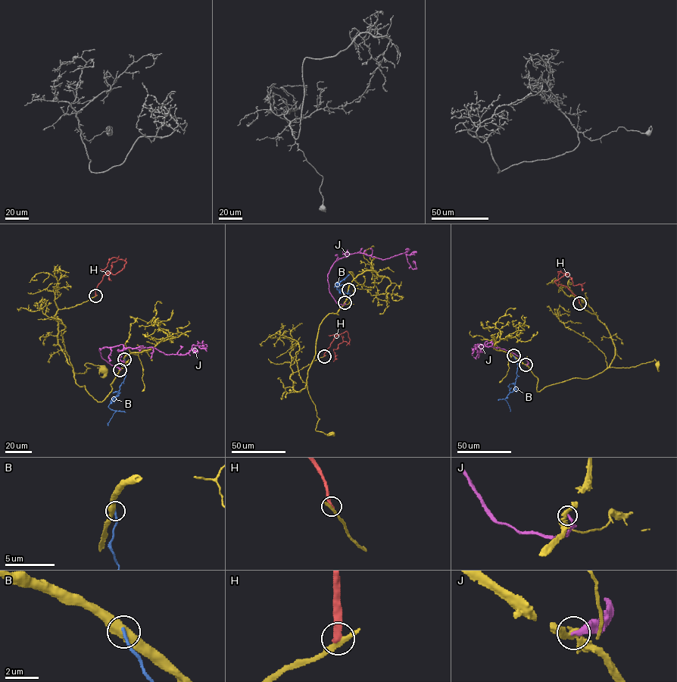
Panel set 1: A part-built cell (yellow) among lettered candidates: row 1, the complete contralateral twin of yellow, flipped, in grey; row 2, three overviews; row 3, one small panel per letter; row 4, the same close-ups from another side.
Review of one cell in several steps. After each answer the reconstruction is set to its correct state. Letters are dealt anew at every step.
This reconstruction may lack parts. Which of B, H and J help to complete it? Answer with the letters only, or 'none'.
none

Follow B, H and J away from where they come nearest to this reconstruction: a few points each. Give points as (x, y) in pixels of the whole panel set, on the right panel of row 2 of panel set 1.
B: (513, 355), (518, 367), (515, 389), (504, 399), (510, 411)
H: (579, 303), (567, 288), (557, 286), (554, 281), (566, 273), (573, 285), (580, 284), (582, 291)
J: (525, 364), (499, 348), (480, 344), (478, 352), (477, 344), (492, 345), (487, 340)

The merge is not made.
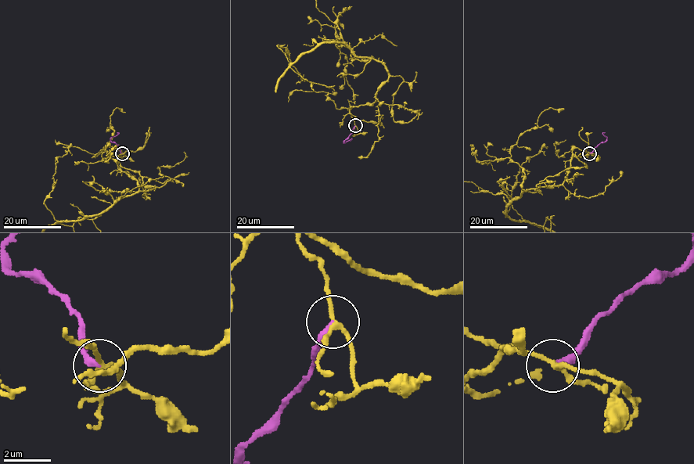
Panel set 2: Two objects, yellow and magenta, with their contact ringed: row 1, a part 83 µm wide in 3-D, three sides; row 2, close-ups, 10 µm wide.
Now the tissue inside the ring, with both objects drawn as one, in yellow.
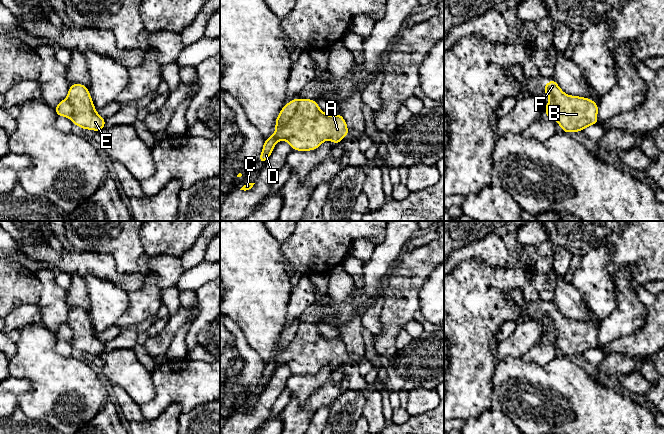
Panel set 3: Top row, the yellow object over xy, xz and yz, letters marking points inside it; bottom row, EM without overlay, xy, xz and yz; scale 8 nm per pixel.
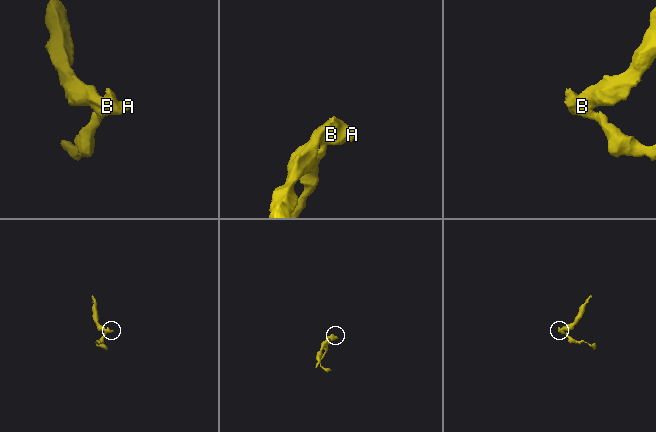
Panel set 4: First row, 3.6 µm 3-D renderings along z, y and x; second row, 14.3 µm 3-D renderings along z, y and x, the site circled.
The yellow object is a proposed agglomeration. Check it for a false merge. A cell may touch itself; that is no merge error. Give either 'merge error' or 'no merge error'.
merge error

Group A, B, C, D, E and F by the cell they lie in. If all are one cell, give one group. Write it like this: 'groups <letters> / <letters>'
groups A B E F / C D

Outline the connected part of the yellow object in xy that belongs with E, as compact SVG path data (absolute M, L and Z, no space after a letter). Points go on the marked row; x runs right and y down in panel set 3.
M76 83L69 86L66 99L72 105L70 119L73 125L93 131L105 128L105 118L96 112L91 95L85 85Z

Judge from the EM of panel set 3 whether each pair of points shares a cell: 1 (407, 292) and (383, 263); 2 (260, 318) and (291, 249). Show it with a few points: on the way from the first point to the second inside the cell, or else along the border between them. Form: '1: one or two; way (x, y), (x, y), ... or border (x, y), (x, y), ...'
1: two; border (387, 278), (381, 292)
2: two; border (280, 244), (283, 266), (290, 277)

